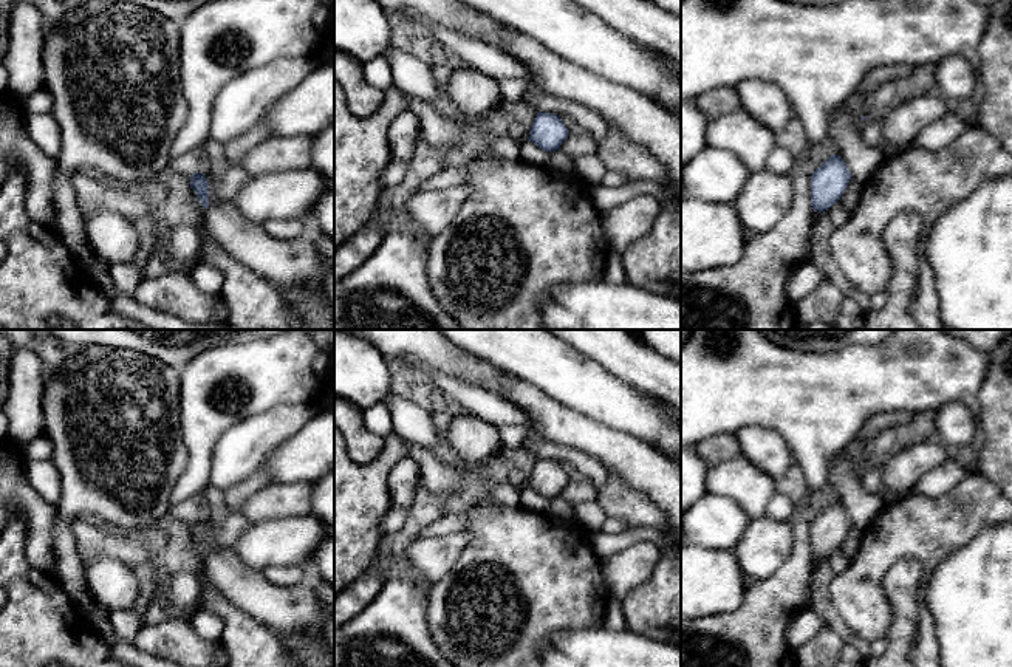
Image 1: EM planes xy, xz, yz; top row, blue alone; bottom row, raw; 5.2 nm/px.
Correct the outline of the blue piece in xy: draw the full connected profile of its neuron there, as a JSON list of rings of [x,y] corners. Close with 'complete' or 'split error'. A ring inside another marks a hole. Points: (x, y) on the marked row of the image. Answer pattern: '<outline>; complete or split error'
[[[193,173],[190,187],[204,207],[209,234],[227,254],[283,291],[294,286],[313,286],[319,296],[327,299],[323,260],[314,241],[303,237],[294,240],[271,237],[265,224],[246,220],[231,198],[210,204],[209,183],[204,173]]]; split error

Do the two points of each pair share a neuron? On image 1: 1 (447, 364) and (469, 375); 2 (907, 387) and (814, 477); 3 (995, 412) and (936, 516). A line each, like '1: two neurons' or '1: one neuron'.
1: one neuron
2: one neuron
3: two neurons

